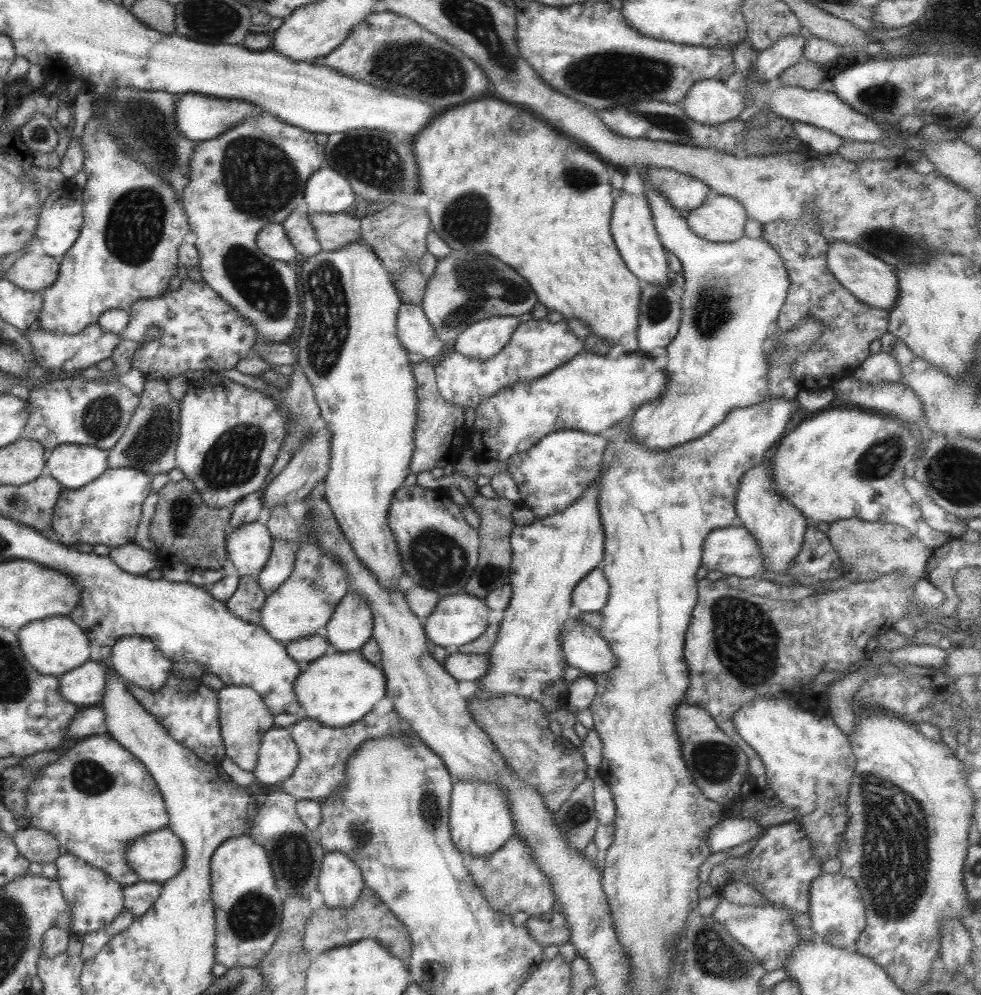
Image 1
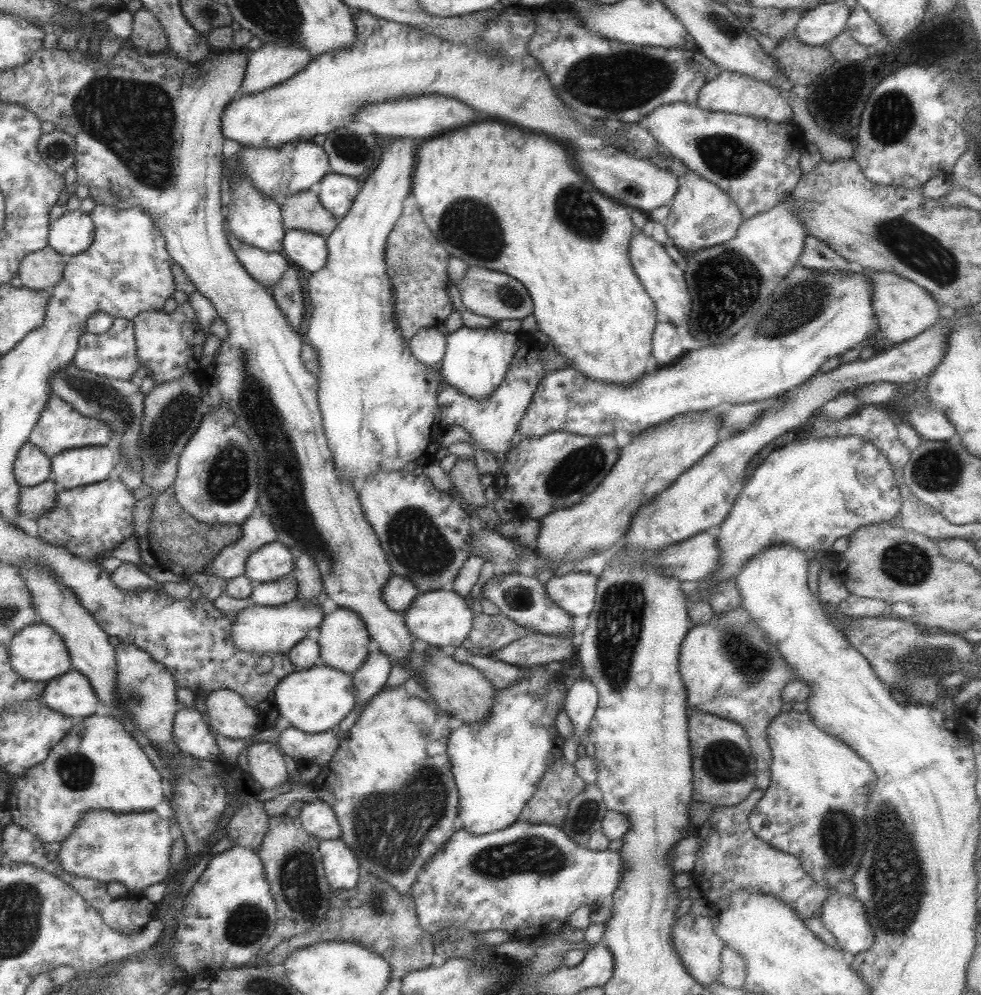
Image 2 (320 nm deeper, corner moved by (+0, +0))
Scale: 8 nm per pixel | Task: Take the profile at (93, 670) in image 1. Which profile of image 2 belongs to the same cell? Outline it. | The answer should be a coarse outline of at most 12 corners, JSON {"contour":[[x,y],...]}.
{"contour":[[77,671],[46,681],[39,700],[74,721],[95,712],[93,689]]}

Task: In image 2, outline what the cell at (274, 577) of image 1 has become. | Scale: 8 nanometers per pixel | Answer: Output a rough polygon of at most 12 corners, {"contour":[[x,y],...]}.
{"contour":[[293,574],[252,588],[257,606],[281,606],[296,598]]}

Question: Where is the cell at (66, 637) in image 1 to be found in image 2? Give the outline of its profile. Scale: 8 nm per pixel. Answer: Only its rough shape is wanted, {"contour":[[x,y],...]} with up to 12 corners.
{"contour":[[31,624],[7,642],[11,670],[46,682],[70,658],[50,626]]}

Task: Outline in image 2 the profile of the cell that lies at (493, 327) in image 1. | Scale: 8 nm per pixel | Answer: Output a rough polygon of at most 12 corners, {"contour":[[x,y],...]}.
{"contour":[[460,327],[446,335],[437,375],[485,398],[519,348],[516,334]]}

